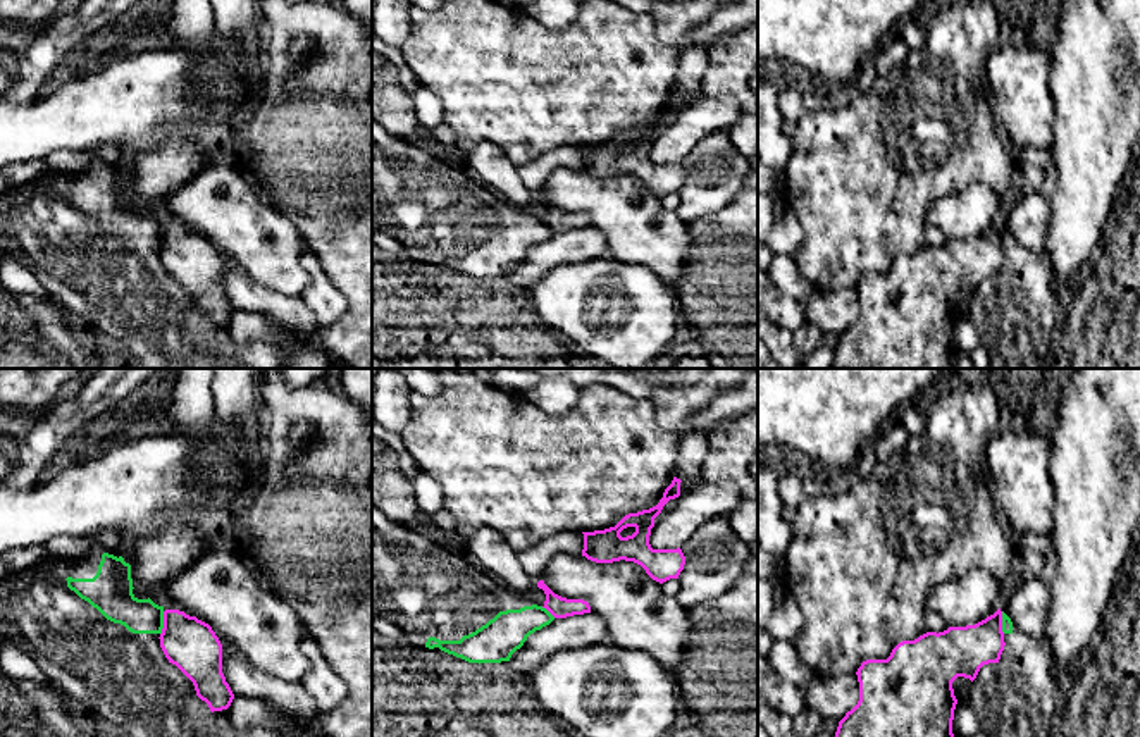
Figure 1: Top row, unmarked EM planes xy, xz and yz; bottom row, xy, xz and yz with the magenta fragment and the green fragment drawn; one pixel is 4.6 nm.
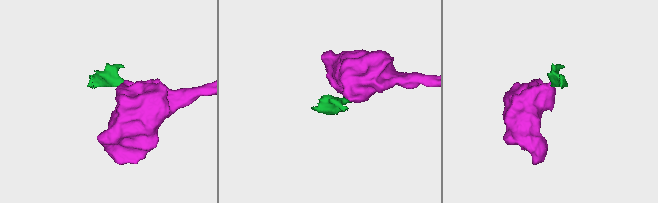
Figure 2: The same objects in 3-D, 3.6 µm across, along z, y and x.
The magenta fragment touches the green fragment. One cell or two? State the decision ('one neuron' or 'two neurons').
two neurons

